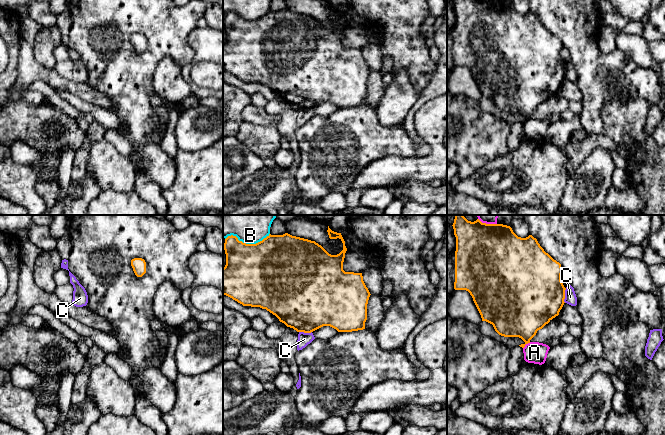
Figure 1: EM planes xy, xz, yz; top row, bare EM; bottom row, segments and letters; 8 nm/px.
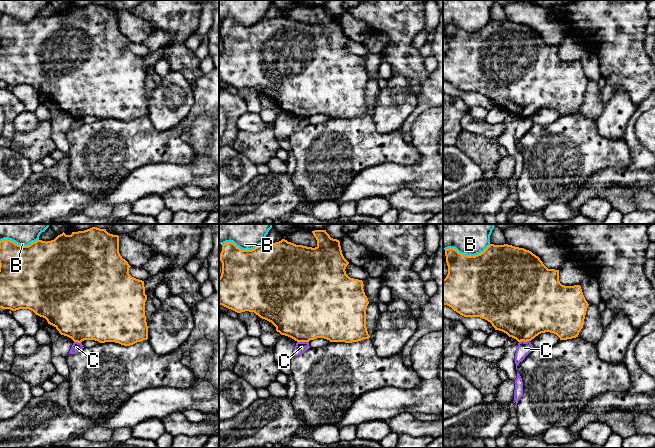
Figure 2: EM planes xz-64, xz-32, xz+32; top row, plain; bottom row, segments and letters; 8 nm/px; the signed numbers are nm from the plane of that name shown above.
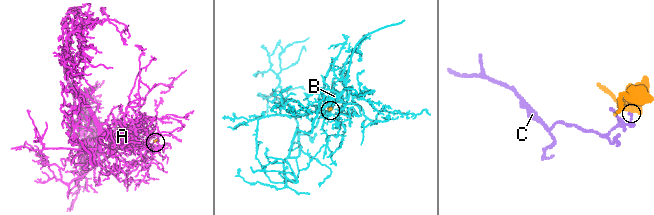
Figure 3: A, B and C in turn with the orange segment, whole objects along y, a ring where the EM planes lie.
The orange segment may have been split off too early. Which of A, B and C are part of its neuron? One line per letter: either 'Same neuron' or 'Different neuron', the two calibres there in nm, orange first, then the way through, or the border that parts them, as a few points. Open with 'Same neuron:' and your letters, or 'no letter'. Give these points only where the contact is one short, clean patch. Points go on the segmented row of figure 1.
Same neuron: no letter
A: Different neuron. Thickness 380 nm (orange) against 180 nm
B: Different neuron. Thickness 500 nm (orange) against 400 nm
C: Different neuron. Thickness 500 nm (orange) against 100 nm

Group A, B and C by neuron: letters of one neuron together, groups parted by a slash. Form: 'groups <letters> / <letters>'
groups A / B / C

